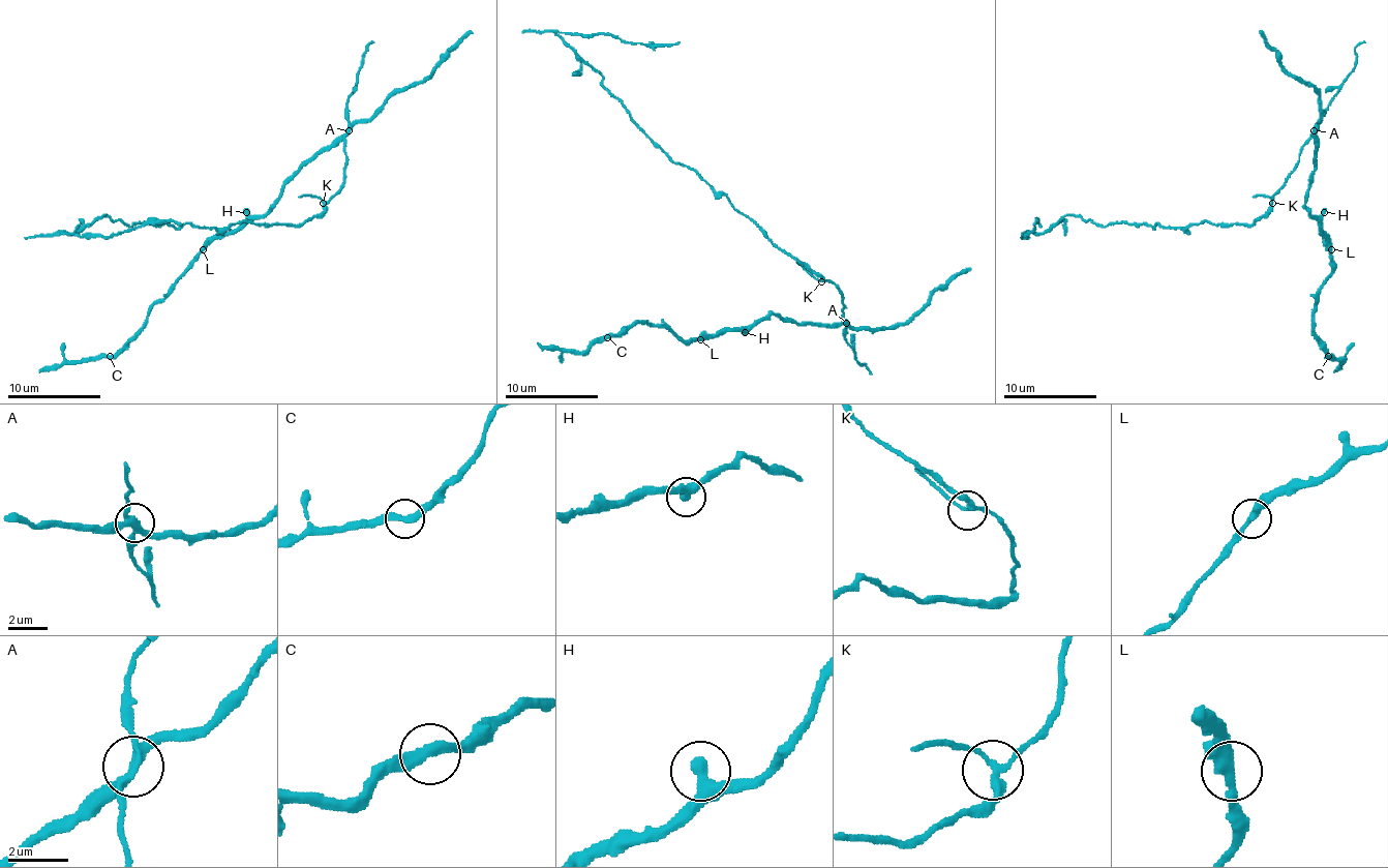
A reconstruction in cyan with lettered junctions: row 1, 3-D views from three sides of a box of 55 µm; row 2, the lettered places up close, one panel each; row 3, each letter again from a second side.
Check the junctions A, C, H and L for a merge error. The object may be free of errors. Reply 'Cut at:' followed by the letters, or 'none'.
Cut at: A

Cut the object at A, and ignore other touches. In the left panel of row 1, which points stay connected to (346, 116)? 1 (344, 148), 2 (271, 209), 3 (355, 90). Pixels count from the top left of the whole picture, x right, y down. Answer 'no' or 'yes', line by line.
1: yes
2: no
3: yes

